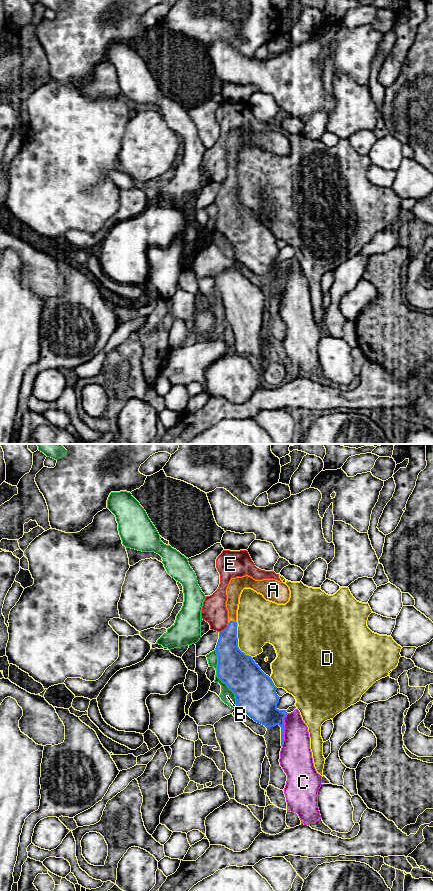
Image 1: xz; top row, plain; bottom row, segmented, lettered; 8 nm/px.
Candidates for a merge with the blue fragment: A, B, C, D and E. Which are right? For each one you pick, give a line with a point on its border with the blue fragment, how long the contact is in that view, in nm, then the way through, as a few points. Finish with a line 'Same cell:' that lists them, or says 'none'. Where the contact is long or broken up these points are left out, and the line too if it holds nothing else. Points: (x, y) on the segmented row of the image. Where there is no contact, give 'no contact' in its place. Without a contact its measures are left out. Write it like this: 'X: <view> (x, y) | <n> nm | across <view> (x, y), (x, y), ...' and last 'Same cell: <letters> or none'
A: xz (231, 621) | 90 nm
Same cell: A

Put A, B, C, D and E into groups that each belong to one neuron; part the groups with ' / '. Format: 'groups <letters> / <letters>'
groups A / B / C / D E

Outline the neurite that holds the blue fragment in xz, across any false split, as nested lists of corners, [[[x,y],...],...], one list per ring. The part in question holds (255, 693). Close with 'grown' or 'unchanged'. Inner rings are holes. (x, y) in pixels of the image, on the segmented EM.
[[[248,575],[231,578],[226,589],[228,624],[219,632],[215,648],[218,655],[217,677],[235,694],[237,709],[266,728],[281,727],[282,746],[287,712],[277,708],[280,699],[276,693],[277,687],[253,658],[238,647],[237,610],[244,588],[251,588],[277,604],[286,604],[290,598],[289,587],[278,580],[255,580]]]; grown

